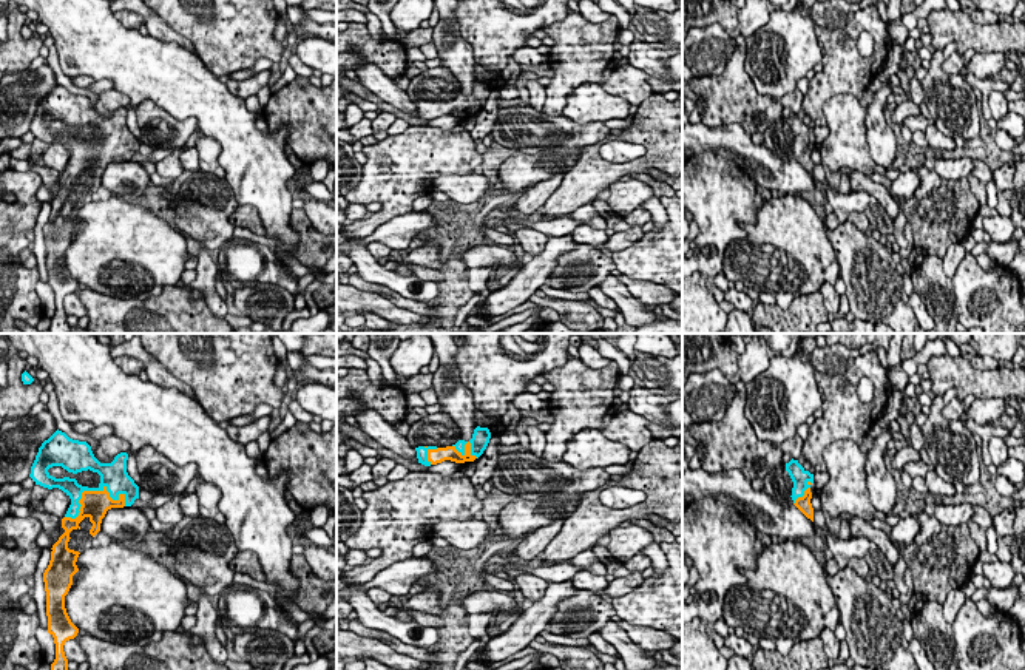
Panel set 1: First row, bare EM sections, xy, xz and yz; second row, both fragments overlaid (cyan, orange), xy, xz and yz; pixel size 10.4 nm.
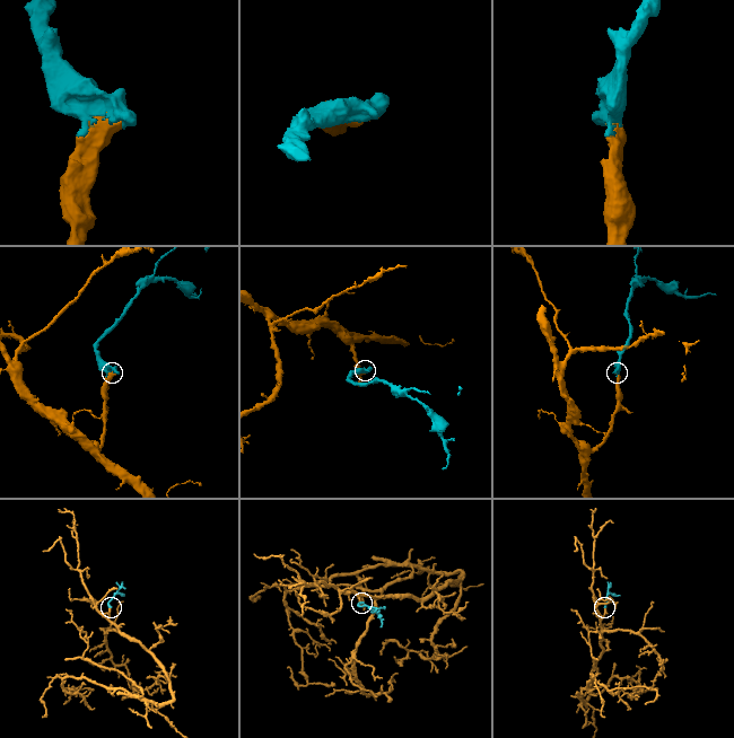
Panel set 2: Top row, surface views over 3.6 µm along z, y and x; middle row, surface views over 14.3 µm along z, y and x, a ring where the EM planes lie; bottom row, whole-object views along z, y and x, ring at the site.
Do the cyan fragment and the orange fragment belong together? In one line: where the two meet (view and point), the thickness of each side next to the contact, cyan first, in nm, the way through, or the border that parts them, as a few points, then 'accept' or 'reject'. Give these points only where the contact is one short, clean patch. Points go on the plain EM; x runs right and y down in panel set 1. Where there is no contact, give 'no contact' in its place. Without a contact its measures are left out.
contact xy (87, 144); calibres 160 and 280 nm; accept

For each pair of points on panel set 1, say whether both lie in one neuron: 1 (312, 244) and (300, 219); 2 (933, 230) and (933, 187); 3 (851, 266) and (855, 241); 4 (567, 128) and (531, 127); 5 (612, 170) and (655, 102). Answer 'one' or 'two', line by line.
1: one
2: one
3: one
4: one
5: one

